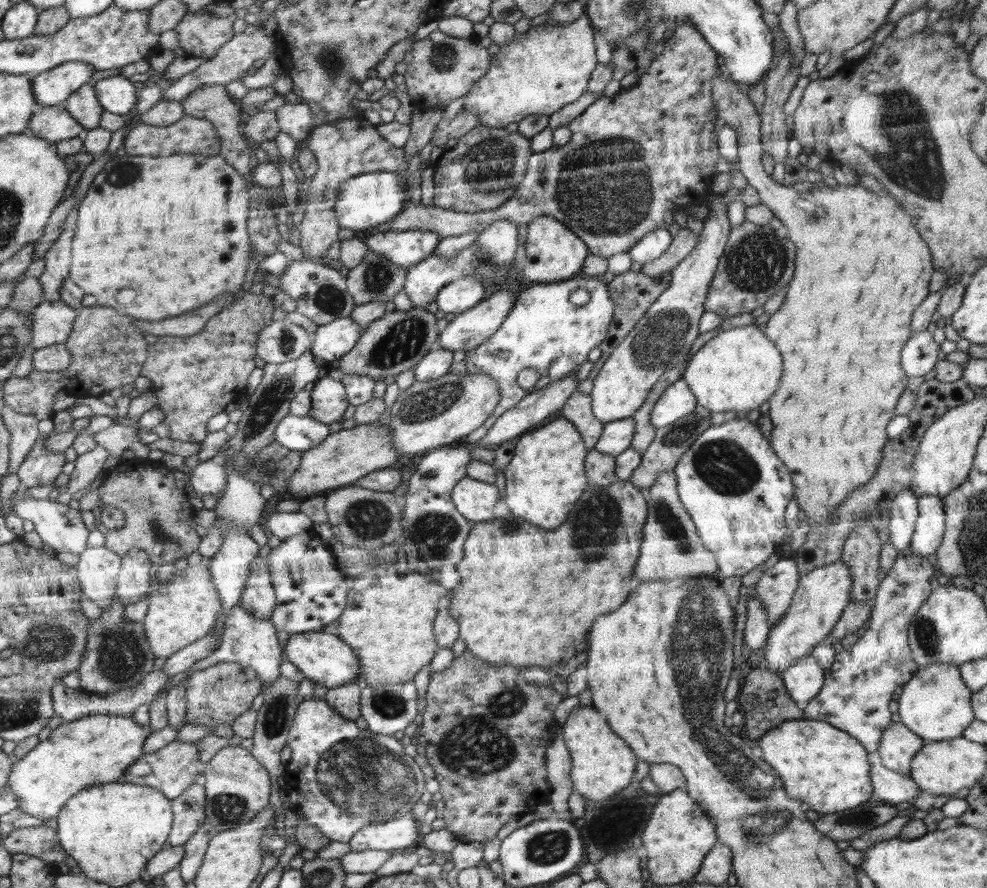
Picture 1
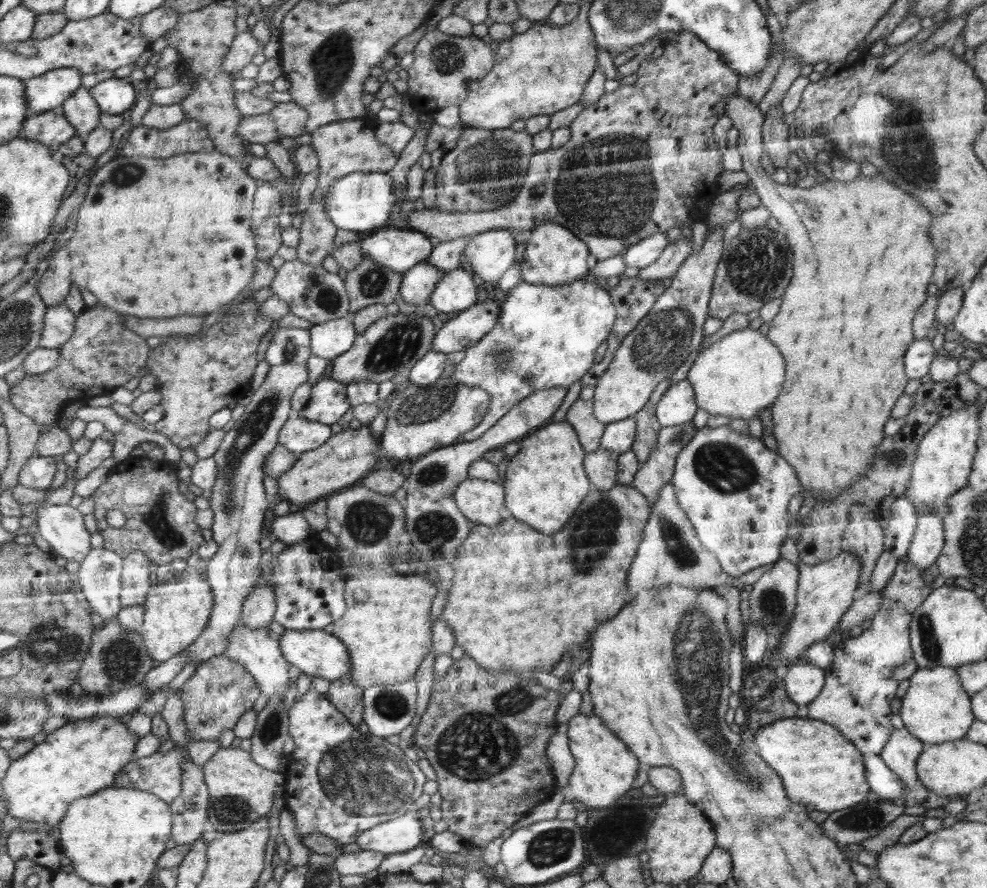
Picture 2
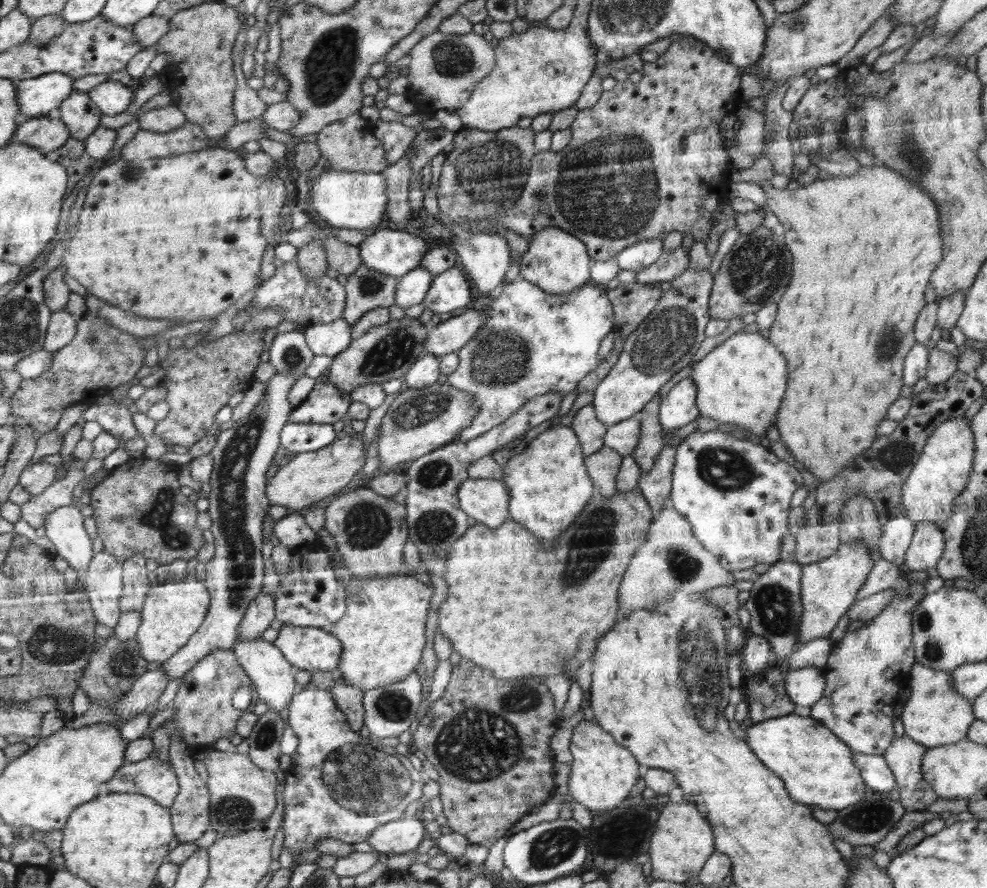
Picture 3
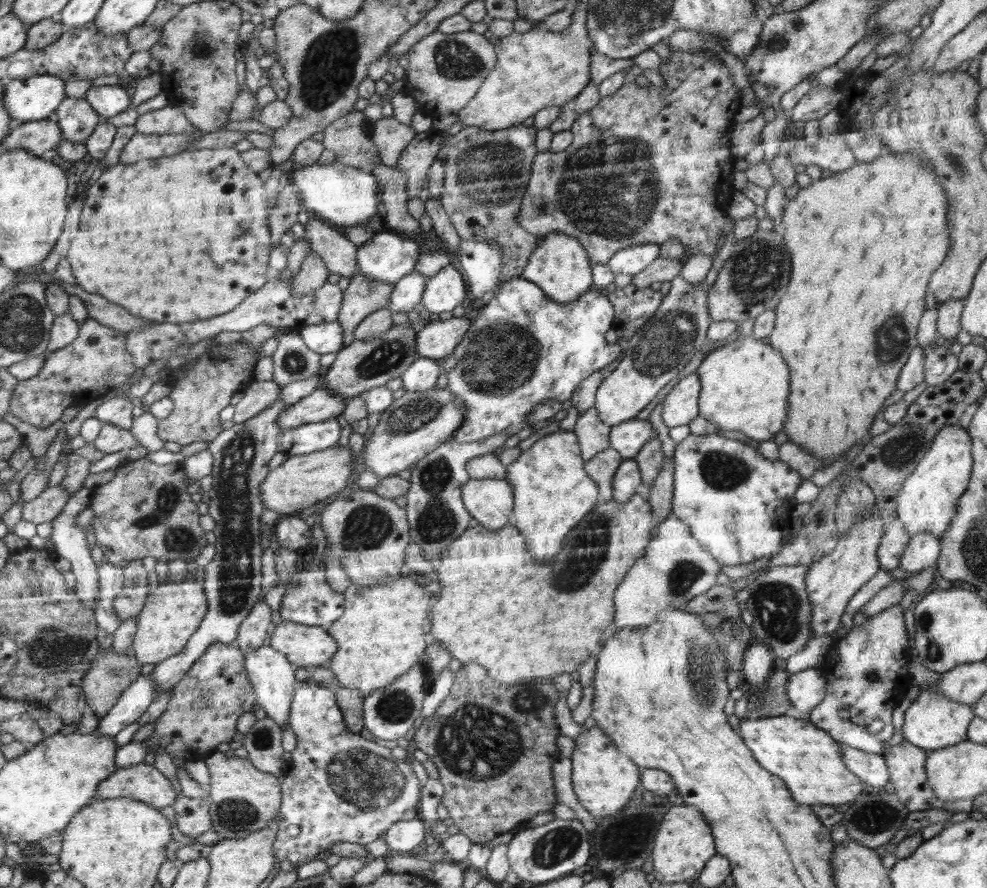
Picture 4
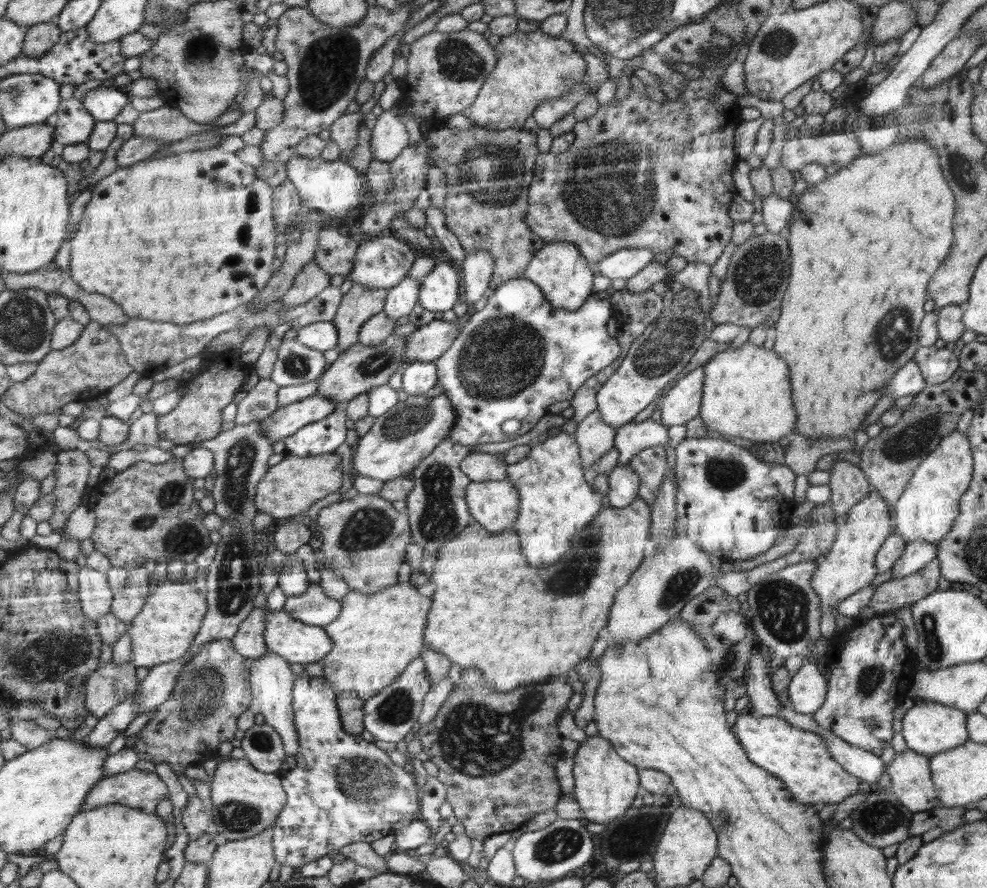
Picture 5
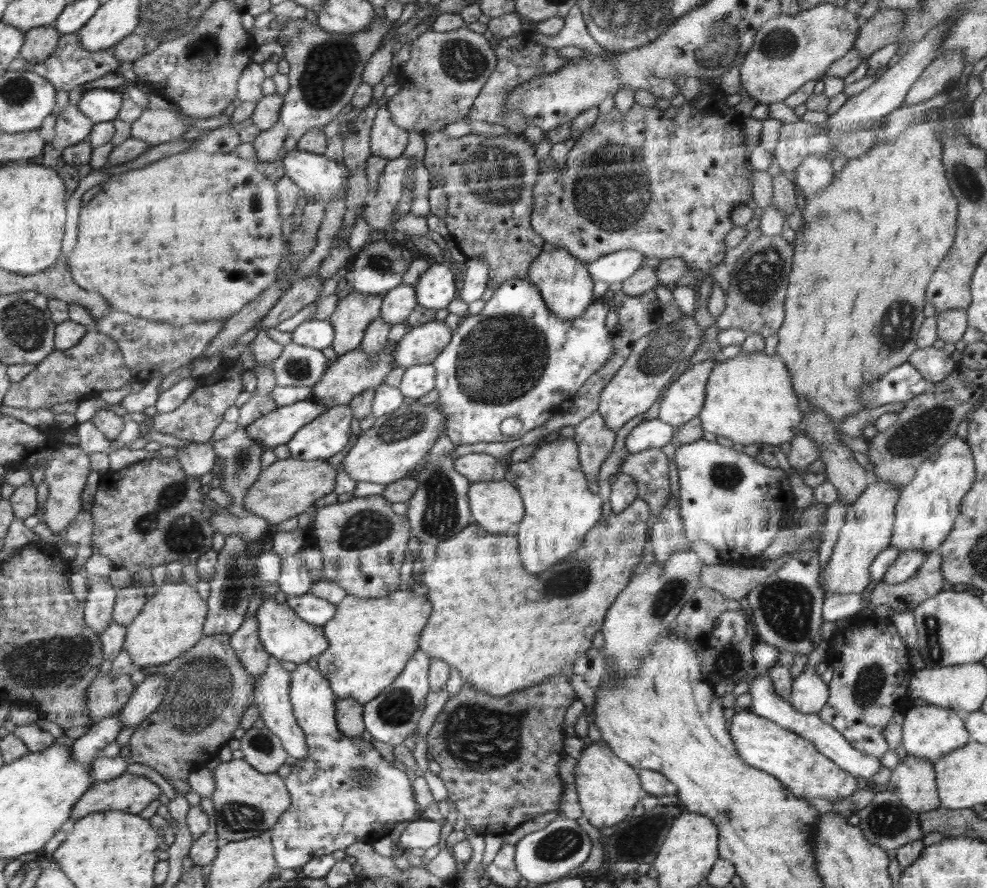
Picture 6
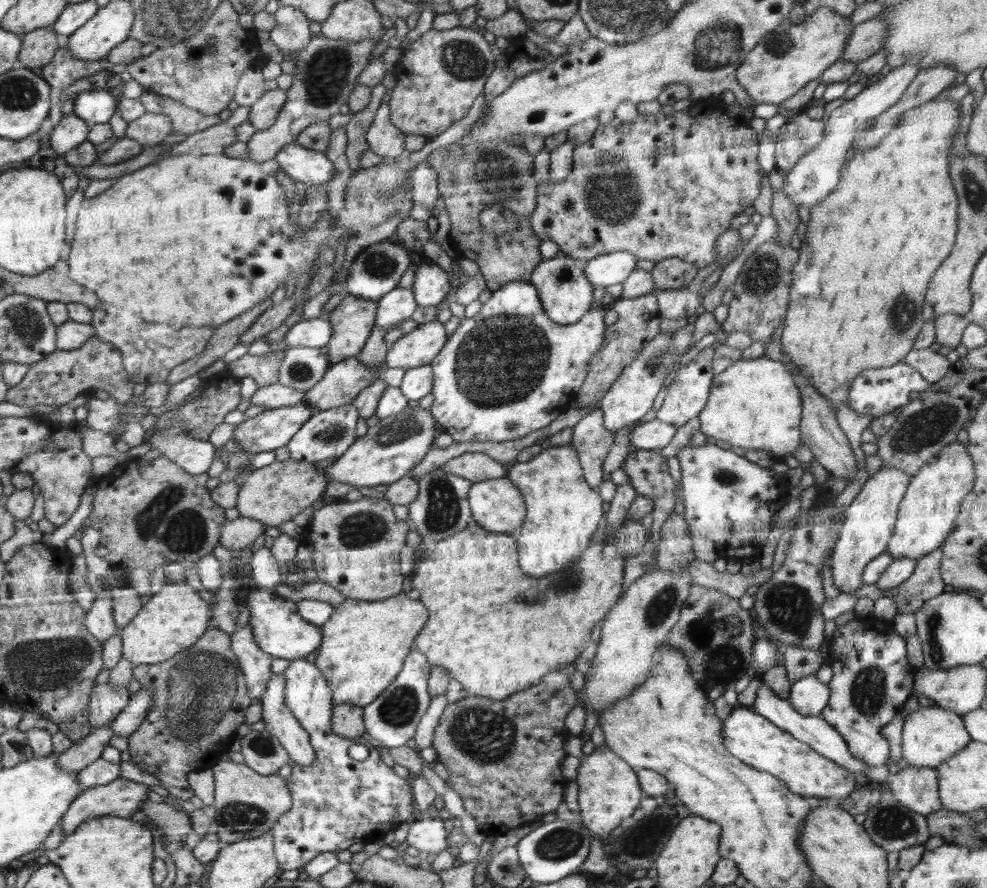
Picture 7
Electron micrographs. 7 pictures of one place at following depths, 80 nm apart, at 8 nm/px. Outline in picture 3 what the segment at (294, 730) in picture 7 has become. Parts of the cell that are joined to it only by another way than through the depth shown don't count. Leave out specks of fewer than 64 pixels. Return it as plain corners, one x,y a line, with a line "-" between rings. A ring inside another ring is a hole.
237,639
232,646
232,651
237,655
237,661
248,671
248,675
254,681
254,686
260,700
266,702
268,709
280,711
292,698
294,690
294,674
290,672
292,666
290,661
286,662
285,655
280,652
278,646
270,641
257,639

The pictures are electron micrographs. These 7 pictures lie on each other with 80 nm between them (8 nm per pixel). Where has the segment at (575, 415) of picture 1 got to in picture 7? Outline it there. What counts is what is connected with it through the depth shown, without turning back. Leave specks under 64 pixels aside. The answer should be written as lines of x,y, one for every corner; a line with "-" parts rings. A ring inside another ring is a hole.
594,409
573,427
571,444
575,446
583,470
583,477
590,486
598,488
606,482
606,470
602,469
604,459
614,442
615,433
604,428
603,412

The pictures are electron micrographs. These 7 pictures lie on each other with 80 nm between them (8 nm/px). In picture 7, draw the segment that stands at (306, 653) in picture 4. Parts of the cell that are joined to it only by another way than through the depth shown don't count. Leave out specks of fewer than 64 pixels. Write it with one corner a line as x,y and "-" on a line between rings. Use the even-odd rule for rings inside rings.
256,588
247,594
246,606
251,612
248,625
252,627
258,646
273,658
296,660
321,648
324,637
321,627
306,622
306,619
298,614
297,603
292,598
282,597
275,590

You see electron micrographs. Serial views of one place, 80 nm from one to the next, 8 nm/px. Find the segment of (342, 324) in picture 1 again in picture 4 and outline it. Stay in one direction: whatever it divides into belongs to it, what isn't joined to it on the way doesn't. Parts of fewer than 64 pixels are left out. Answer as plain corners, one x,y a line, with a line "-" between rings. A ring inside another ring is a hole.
340,322
314,324
299,331
304,344
318,354
337,353
344,346
344,334

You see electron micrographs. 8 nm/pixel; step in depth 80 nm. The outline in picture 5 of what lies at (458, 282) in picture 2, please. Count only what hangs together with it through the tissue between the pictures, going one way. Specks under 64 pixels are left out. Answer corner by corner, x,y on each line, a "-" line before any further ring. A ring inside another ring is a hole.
438,262
420,284
418,304
425,310
444,312
458,302
458,272
450,262

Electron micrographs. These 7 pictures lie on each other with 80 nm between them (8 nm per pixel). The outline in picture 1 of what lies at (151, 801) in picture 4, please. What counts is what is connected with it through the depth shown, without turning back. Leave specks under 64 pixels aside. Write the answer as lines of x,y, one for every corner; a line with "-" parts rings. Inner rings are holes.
175,741
135,761
122,775
120,782
136,784
136,786
150,786
150,788
162,791
168,798
176,798
194,786
194,783
201,782
203,770
204,765
200,761
198,744

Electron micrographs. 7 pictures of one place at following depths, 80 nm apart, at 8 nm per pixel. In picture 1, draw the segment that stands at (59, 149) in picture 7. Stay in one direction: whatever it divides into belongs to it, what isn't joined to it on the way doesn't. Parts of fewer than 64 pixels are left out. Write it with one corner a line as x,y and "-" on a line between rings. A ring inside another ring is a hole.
87,83
81,86
64,102
73,117
87,130
100,126
104,107
98,100
94,85

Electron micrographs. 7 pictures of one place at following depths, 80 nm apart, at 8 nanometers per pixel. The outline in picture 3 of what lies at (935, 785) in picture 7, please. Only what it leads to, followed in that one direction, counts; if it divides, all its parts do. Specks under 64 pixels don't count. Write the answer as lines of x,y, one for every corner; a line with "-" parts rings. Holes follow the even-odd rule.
904,734
900,738
895,737
890,747
882,755
895,778
894,782
899,788
899,802
907,813
927,810
939,798
922,777
922,760
927,750
928,748
910,740
908,735

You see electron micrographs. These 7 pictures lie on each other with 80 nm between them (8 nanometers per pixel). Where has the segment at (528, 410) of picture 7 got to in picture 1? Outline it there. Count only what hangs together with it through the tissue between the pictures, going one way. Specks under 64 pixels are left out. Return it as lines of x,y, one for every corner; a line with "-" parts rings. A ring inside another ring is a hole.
585,277
556,281
555,283
537,283
519,290
518,301
502,323
501,329
484,344
467,351
466,374
484,373
497,380
501,388
501,402
485,424
464,437
461,443
477,443
485,437
490,428
507,412
529,395
516,382
518,372
524,368
534,368
540,373
540,379
532,391
540,390
551,382
568,377
587,361
586,356
592,348
600,346
606,339
614,318
612,293
601,277
-
574,290
586,290
590,302
586,306
572,306
568,296

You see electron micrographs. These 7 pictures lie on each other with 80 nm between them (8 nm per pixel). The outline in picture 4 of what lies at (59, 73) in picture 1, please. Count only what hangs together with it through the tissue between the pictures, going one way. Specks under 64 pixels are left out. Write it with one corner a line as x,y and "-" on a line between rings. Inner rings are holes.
54,75
5,81
5,107
15,125
48,119
64,96
64,79

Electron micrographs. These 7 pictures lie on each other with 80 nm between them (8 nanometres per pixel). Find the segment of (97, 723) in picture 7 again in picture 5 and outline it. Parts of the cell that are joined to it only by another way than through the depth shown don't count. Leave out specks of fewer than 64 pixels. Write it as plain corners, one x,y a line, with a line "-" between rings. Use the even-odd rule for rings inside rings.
114,661
99,666
88,680
86,689
86,706
92,716
102,718
115,706
121,704
126,694
139,686
136,680
134,663
115,663

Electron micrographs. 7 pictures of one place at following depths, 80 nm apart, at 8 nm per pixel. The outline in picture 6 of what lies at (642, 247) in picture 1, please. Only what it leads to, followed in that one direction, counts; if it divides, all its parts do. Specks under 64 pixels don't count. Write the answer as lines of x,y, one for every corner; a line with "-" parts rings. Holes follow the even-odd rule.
618,250
588,263
589,274
594,281
606,282
608,285
623,282
642,268
644,258
645,254
637,250

